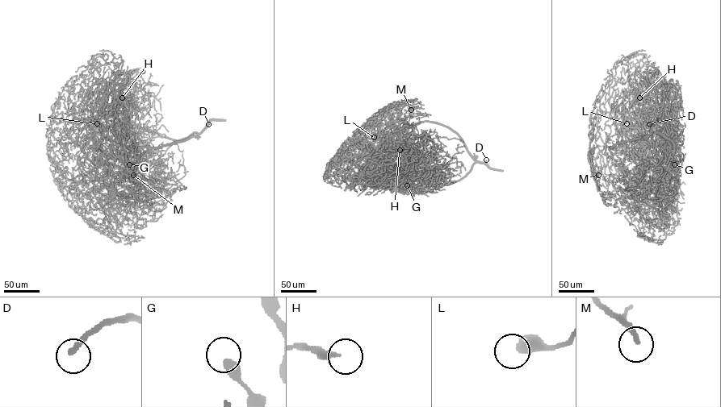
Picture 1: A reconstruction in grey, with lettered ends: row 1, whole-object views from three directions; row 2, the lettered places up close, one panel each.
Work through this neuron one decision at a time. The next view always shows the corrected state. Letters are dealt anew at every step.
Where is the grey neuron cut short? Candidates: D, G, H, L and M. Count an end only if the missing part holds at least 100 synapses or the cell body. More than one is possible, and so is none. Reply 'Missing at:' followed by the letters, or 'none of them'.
Missing at: D

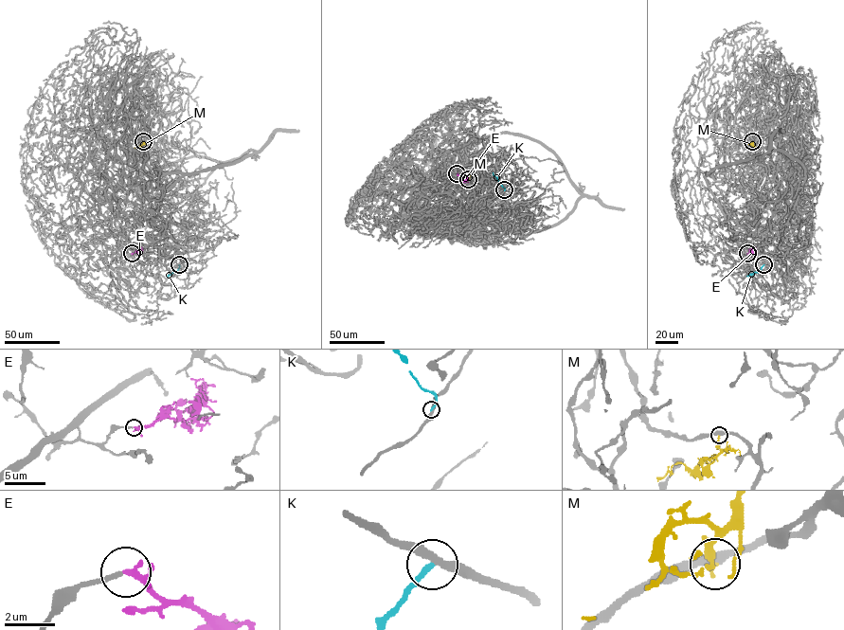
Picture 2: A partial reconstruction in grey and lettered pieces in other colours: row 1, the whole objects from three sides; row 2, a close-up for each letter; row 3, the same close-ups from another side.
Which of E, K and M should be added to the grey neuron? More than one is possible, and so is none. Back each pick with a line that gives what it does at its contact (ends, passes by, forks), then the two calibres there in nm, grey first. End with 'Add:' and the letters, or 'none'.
Add: none

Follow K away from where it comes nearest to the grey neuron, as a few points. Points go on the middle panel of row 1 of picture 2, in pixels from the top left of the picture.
K: (504, 189), (493, 172)

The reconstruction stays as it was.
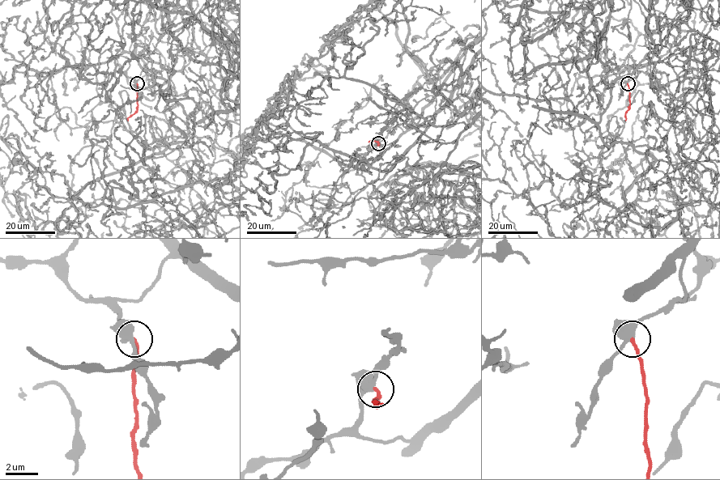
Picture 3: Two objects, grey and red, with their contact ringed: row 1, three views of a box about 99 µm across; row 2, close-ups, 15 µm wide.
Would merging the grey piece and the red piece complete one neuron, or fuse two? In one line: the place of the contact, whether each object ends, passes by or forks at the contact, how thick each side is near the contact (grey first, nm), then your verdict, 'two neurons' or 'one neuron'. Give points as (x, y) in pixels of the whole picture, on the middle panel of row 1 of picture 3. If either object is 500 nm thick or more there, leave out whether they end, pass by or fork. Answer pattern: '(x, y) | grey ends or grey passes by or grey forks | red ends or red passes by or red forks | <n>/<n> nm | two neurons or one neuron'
(378, 143) | grey forks | red ends | 400/190 nm | one neuron

